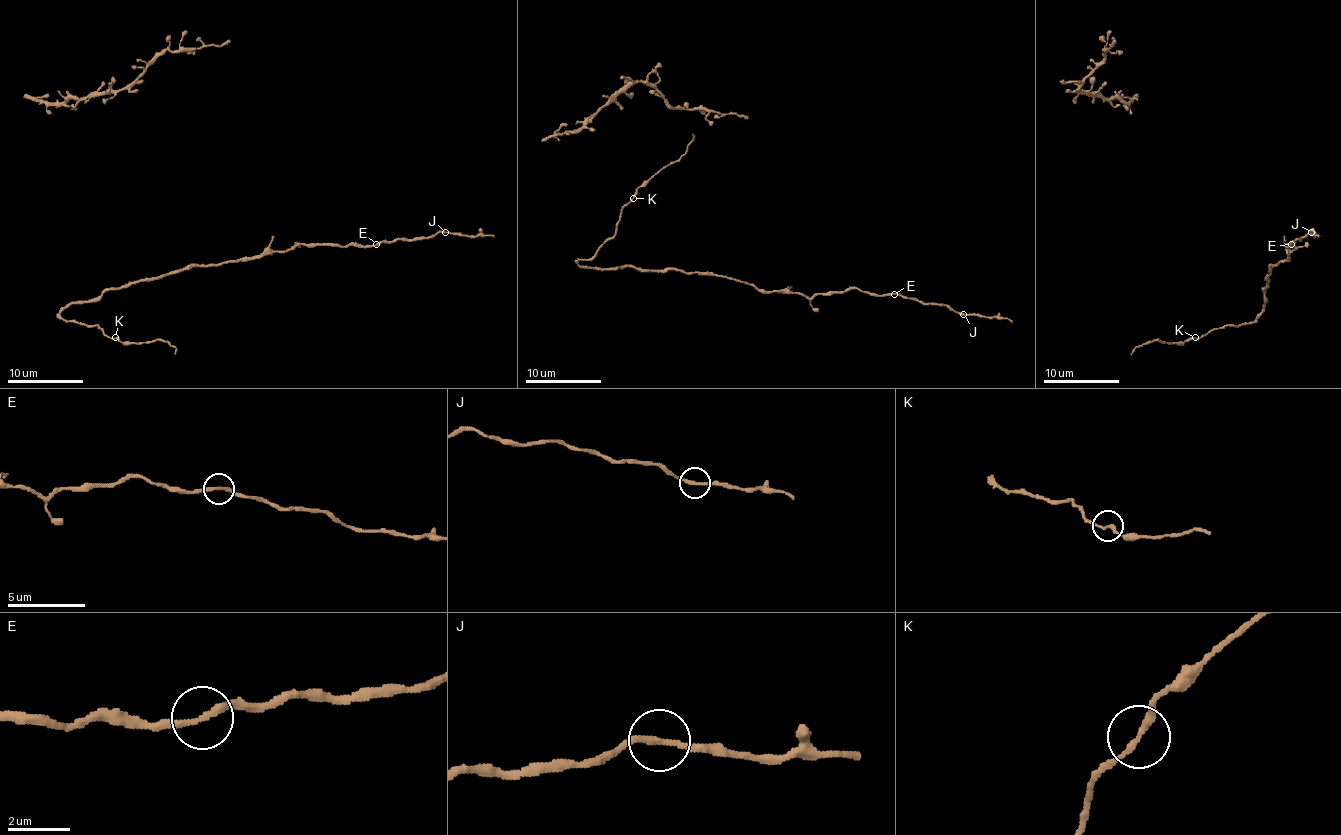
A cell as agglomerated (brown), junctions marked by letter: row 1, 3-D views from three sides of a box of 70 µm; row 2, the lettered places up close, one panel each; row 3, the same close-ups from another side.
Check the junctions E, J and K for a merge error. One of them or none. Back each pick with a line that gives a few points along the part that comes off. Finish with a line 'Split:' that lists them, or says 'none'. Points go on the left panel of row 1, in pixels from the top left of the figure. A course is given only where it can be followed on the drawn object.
Split: none

